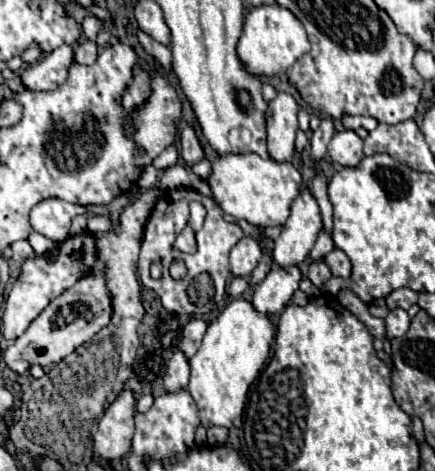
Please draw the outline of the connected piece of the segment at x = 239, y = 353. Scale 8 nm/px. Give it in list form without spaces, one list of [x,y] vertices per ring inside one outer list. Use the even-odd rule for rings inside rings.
[[[236,299],[226,305],[216,321],[208,325],[198,353],[190,359],[188,393],[198,405],[202,425],[208,427],[242,427],[242,413],[250,383],[258,377],[270,355],[274,329],[264,313],[258,313],[252,303]]]

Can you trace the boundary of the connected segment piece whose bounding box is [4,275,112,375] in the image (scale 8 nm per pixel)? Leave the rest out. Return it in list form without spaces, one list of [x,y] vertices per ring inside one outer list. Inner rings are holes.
[[[96,275],[82,277],[66,293],[52,299],[50,305],[30,323],[30,327],[8,345],[8,349],[4,351],[4,363],[20,375],[24,375],[32,363],[38,363],[42,367],[58,363],[76,347],[90,341],[102,327],[106,327],[110,323],[110,315],[112,303],[104,279]]]

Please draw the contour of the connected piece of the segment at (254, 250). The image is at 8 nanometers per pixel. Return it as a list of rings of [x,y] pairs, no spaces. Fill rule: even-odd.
[[[242,237],[230,251],[230,271],[236,277],[250,277],[252,269],[262,259],[262,245],[254,237]]]

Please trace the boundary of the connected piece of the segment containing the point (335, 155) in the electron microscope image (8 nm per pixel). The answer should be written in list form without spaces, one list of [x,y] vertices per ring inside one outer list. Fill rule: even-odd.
[[[338,131],[328,145],[328,157],[344,167],[356,167],[364,157],[362,139],[354,131]]]

